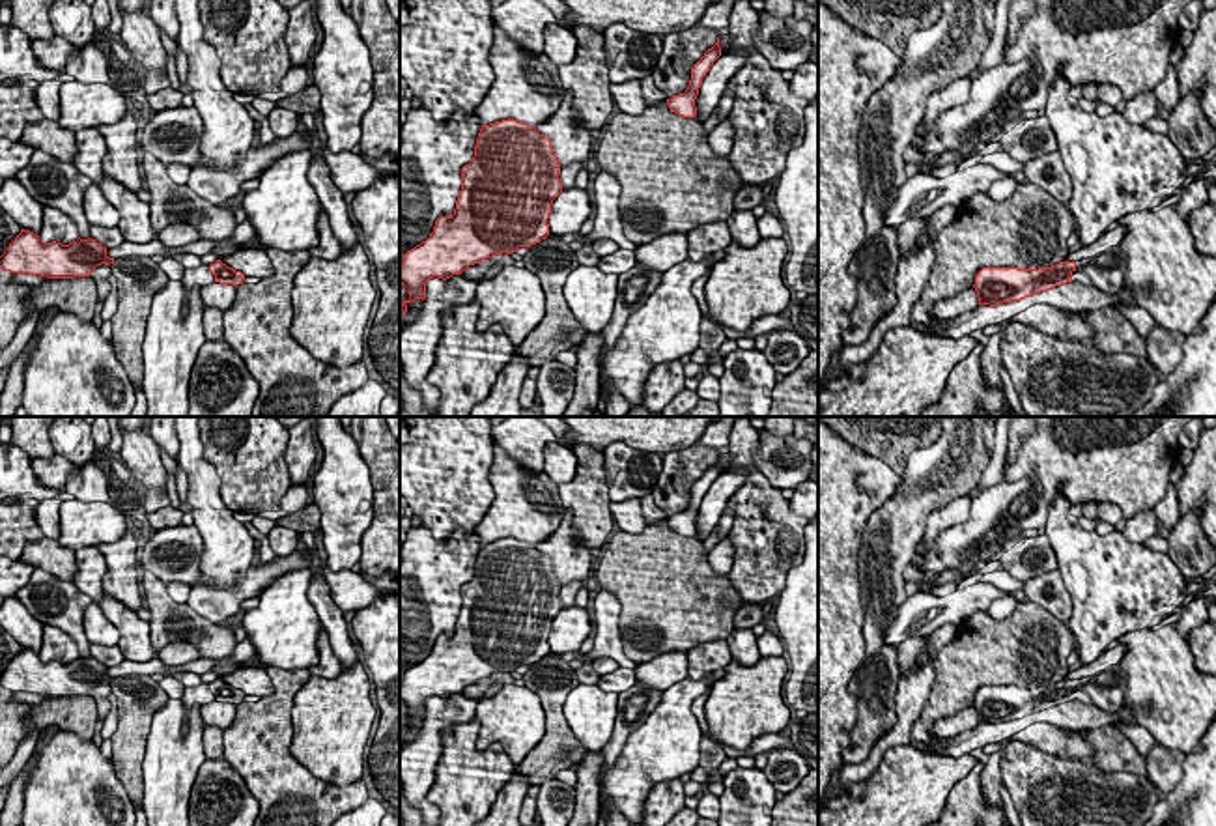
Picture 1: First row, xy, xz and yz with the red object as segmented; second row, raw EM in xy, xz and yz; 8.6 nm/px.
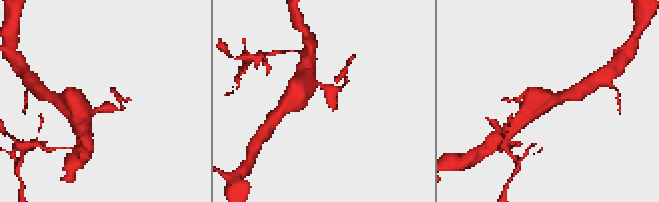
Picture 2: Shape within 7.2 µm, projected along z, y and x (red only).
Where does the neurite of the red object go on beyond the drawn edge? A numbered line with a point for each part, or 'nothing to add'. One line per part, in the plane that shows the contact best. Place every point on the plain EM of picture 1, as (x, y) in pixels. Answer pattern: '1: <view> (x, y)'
1: yz (1106, 690)

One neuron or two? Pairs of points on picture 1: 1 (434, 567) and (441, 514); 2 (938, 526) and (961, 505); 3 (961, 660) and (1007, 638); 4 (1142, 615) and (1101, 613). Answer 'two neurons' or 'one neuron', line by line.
1: two neurons
2: one neuron
3: one neuron
4: one neuron

